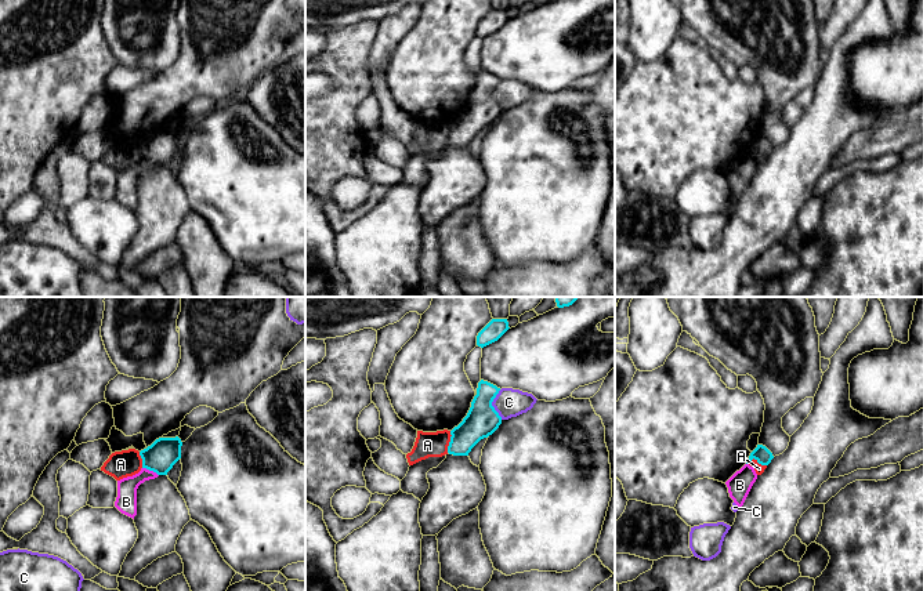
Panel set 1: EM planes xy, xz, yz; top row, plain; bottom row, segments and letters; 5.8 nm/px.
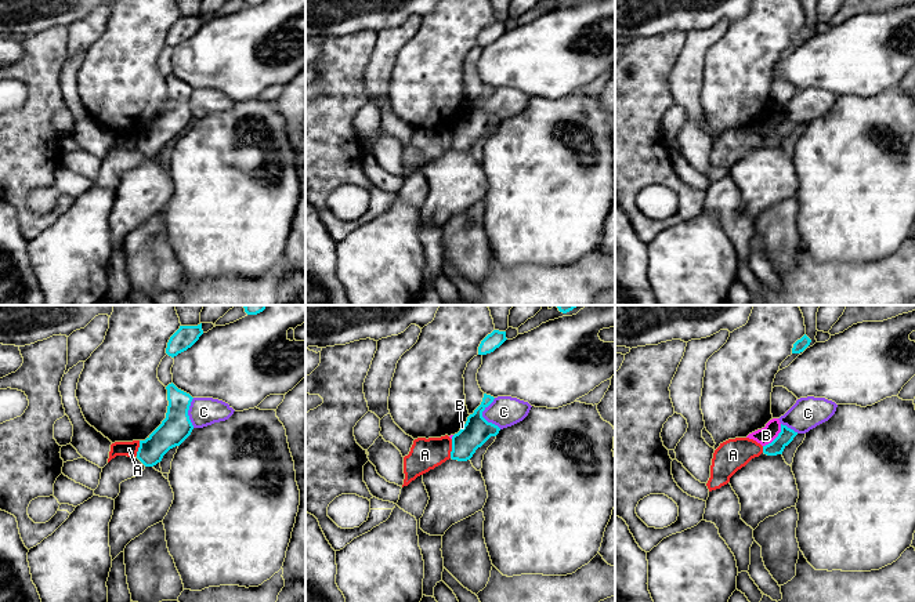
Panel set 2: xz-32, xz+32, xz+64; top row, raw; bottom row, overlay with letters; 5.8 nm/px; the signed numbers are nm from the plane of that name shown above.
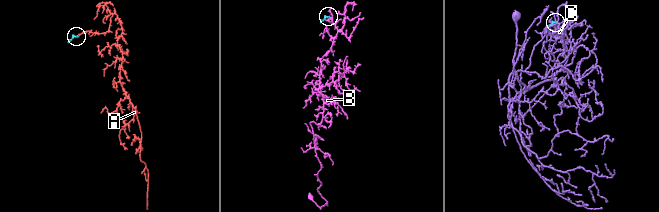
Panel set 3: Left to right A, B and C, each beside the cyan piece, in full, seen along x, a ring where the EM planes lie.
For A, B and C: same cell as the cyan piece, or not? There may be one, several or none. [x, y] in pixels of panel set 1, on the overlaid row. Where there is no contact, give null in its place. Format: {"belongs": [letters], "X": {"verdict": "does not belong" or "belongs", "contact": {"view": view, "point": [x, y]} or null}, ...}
{"belongs": [], "A": {"verdict": "does not belong", "contact": {"view": "xz", "point": [449, 442]}}, "B": {"verdict": "does not belong", "contact": {"view": "xy", "point": [151, 470]}}, "C": {"verdict": "does not belong", "contact": {"view": "xz", "point": [491, 405]}}}

